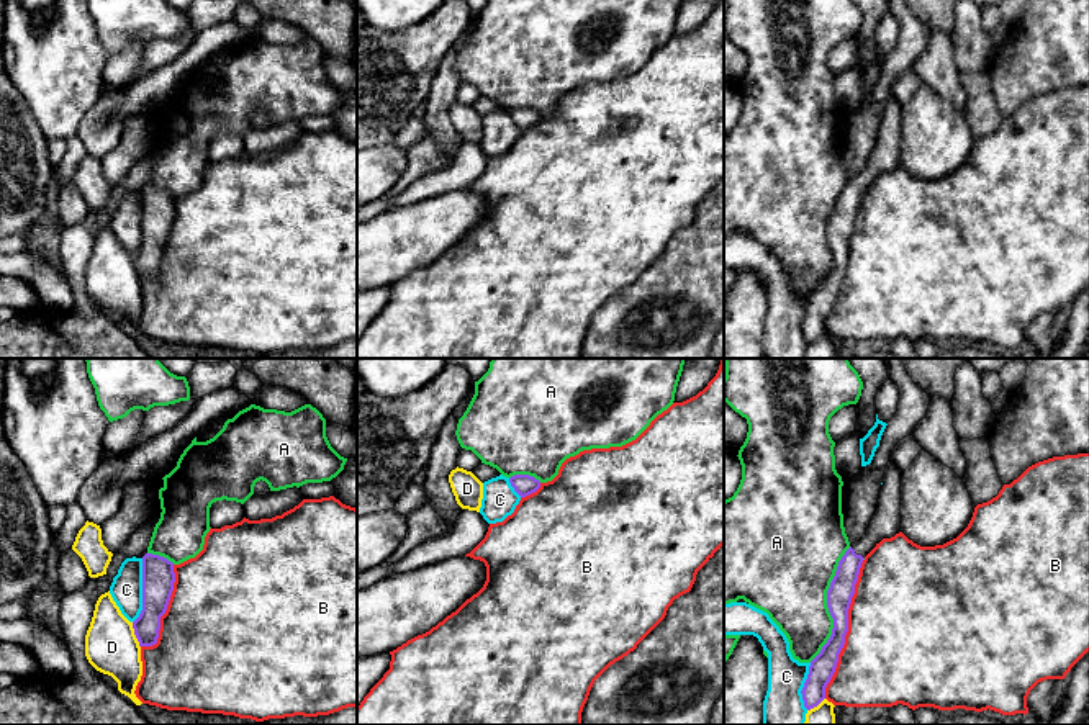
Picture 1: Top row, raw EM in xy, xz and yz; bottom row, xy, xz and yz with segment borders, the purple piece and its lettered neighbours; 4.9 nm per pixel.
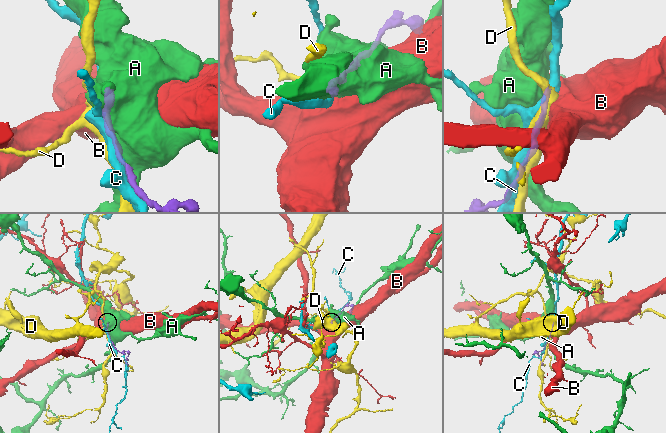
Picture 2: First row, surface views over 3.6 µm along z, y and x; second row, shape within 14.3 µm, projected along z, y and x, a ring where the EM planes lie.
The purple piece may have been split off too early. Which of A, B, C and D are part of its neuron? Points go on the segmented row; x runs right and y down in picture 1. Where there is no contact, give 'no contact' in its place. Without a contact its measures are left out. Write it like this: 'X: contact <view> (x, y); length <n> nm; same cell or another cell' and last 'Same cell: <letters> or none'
A: contact yz (827, 604); length 600 nm; another cell
B: contact yz (847, 629); length 700 nm; another cell
C: contact xy (143, 591); length 320 nm; another cell
D: contact xy (135, 634); length 130 nm; another cell
Same cell: none

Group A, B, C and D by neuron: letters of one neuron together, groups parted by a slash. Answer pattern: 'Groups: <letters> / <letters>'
Groups: A / B / C / D

